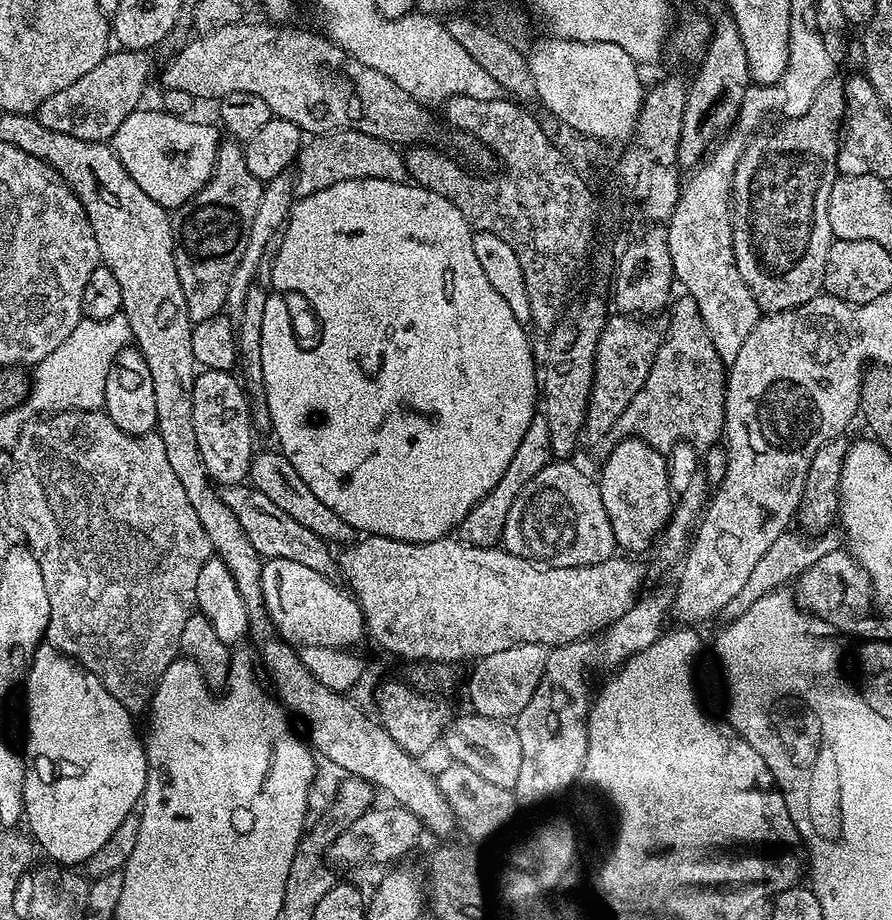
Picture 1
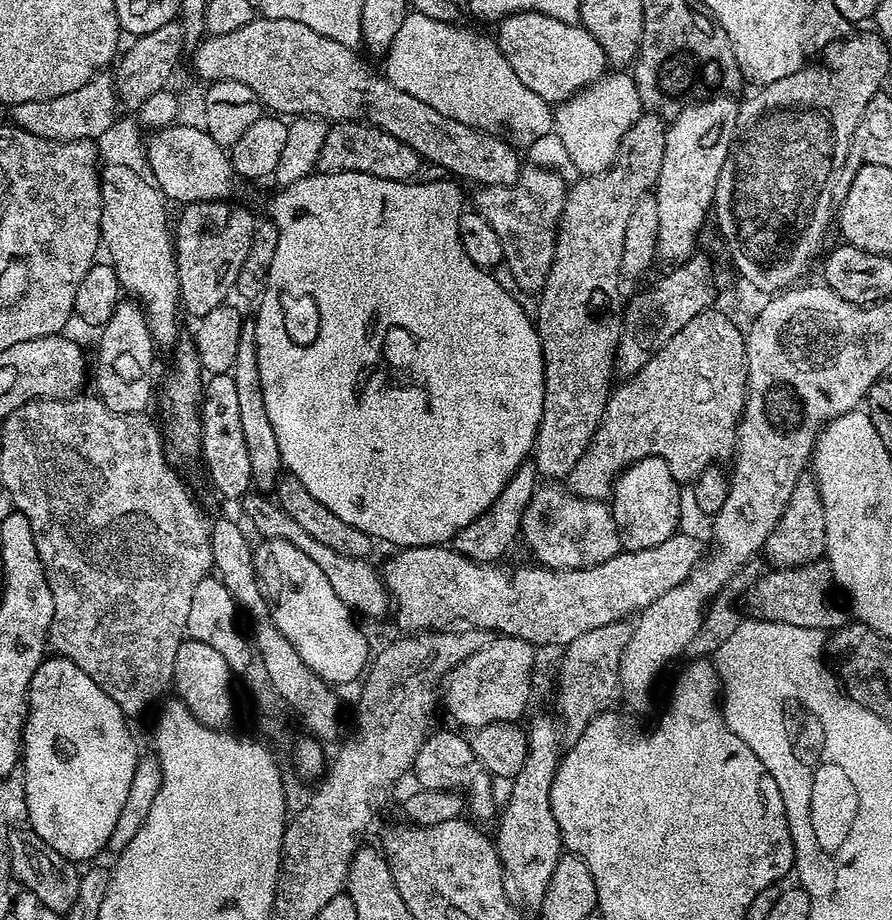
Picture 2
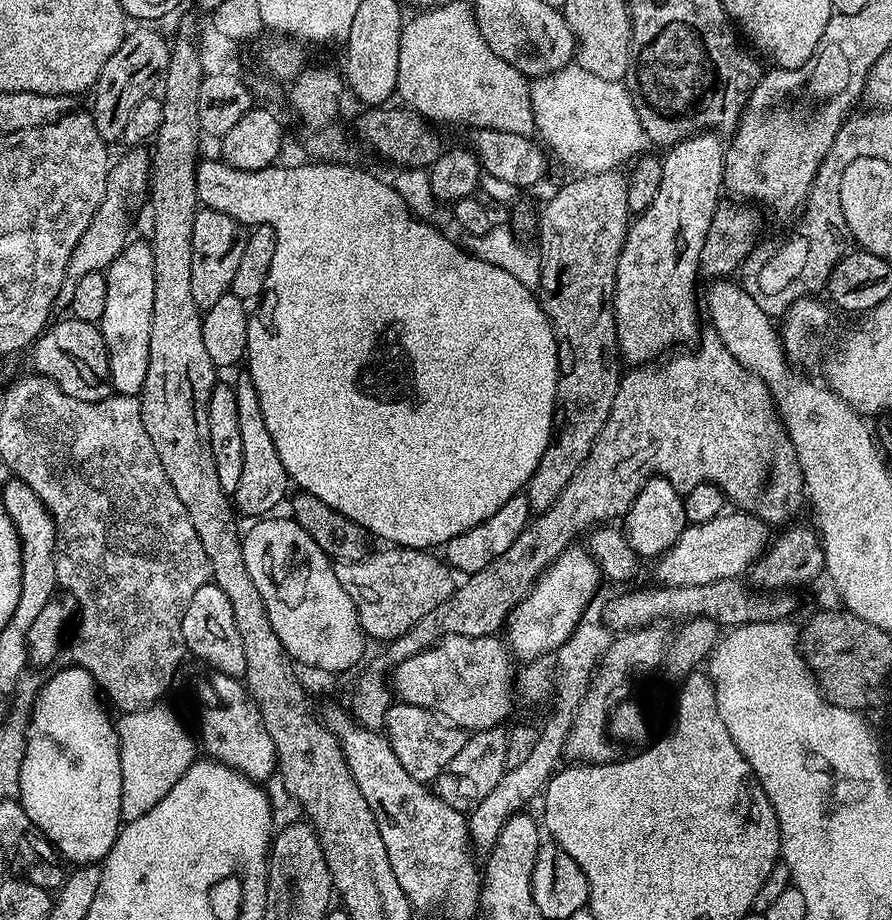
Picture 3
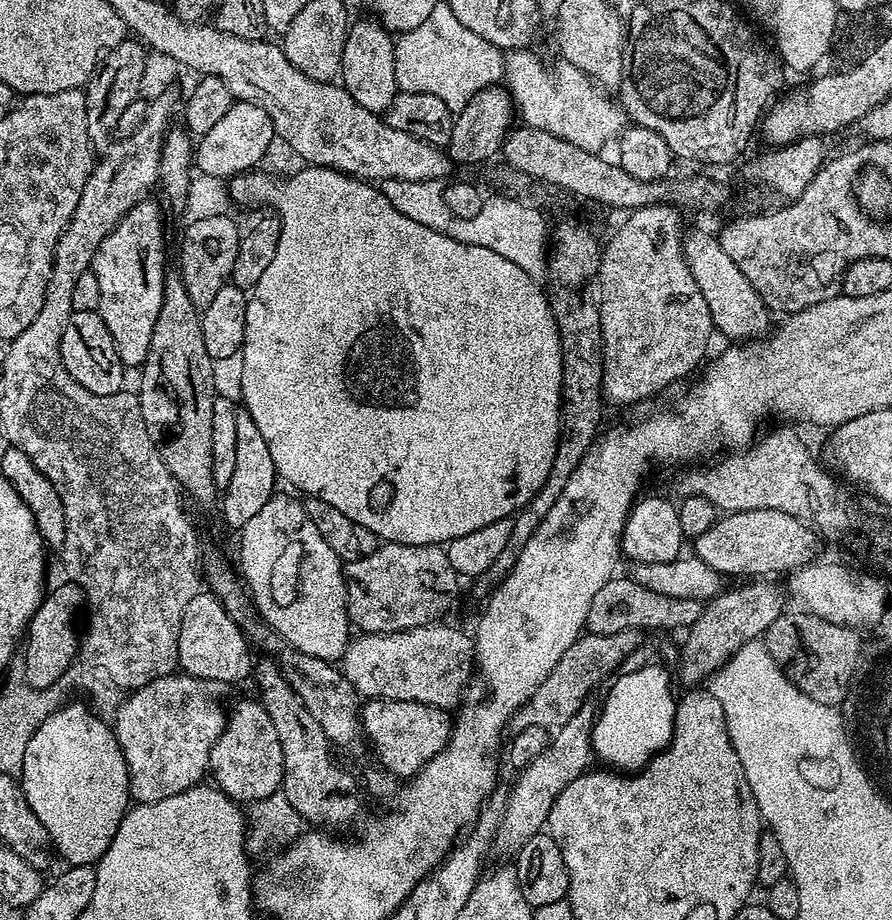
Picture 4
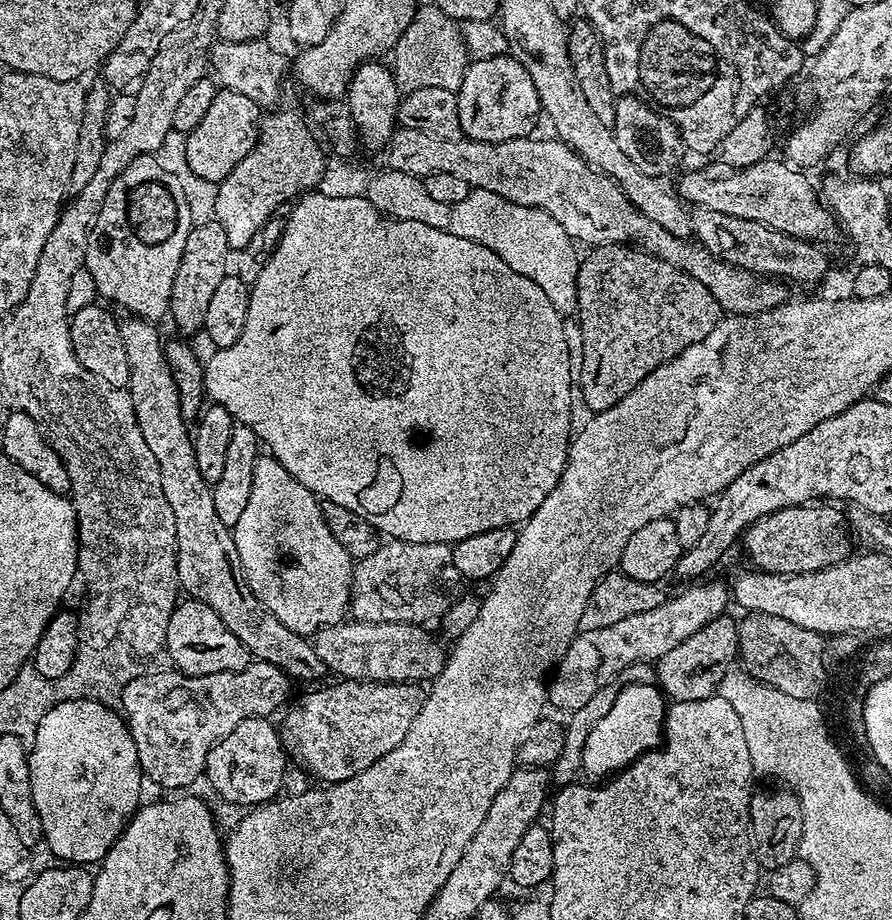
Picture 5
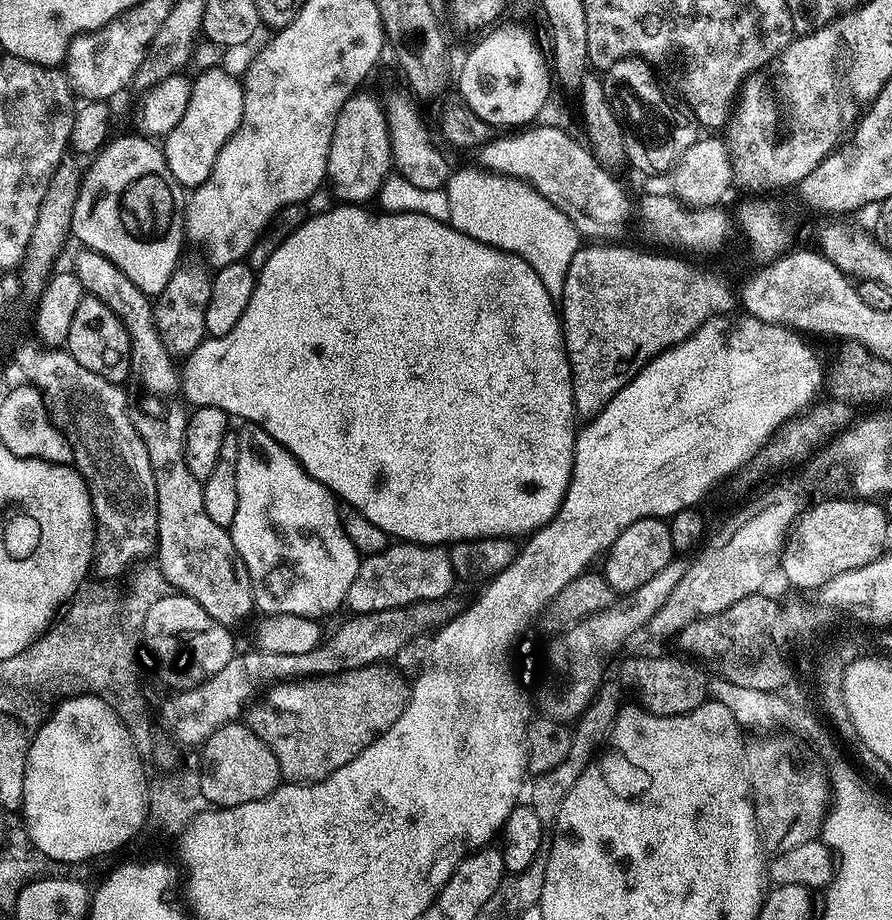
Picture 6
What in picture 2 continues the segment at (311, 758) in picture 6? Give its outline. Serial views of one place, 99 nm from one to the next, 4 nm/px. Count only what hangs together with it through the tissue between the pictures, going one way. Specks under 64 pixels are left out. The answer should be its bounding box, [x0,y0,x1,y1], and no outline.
[415,731,498,821]

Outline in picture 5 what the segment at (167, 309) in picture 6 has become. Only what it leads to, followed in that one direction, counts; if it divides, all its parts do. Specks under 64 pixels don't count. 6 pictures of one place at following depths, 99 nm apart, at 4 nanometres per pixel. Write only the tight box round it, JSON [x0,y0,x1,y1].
[168,218,230,337]

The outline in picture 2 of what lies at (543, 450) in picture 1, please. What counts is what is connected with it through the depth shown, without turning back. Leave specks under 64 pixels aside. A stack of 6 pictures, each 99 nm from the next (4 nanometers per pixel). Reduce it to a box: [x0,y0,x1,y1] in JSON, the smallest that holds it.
[450,463,538,564]

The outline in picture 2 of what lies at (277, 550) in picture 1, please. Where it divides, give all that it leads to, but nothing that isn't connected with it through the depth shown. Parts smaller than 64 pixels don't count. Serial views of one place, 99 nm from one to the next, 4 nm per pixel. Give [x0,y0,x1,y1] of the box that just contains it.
[242,494,390,616]

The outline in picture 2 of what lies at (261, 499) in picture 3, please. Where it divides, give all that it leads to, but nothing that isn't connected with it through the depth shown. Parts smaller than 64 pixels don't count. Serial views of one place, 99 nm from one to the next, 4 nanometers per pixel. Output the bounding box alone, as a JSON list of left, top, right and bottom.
[231,319,282,494]

